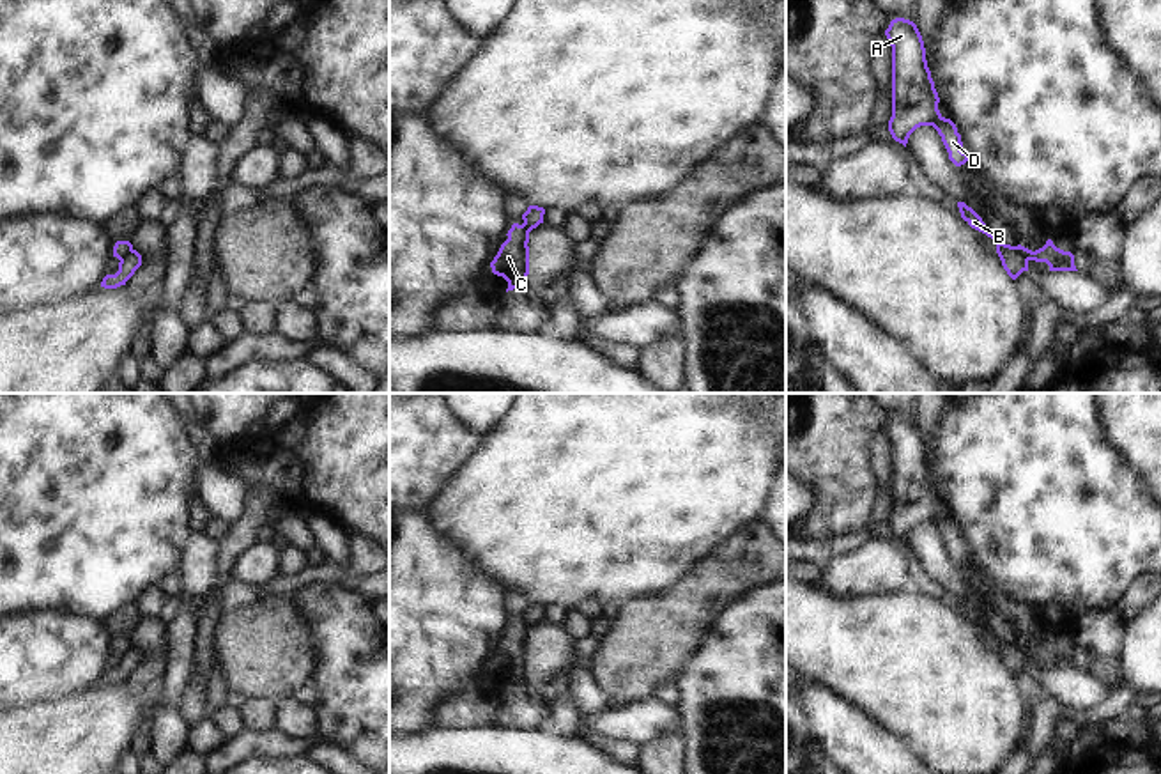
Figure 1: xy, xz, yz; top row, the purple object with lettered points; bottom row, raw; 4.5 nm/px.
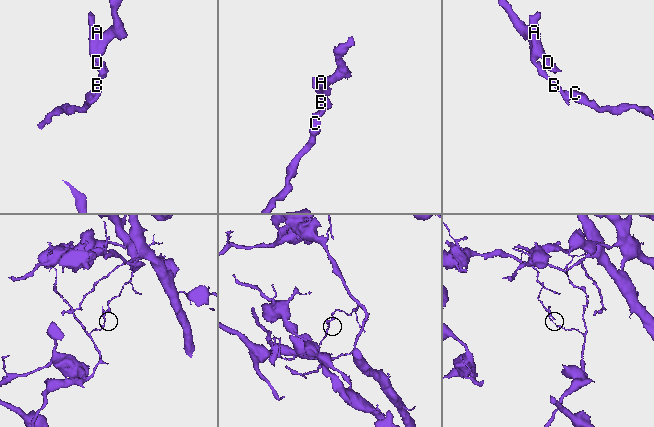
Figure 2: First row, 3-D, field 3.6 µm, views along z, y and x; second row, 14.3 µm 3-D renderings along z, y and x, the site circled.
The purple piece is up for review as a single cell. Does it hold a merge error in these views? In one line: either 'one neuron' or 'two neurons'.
two neurons

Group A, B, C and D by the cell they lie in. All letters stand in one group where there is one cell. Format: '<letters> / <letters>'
A B D / C

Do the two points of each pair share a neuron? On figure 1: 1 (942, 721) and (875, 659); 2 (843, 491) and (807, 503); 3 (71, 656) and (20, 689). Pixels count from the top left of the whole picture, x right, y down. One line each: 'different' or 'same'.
1: same
2: different
3: same

